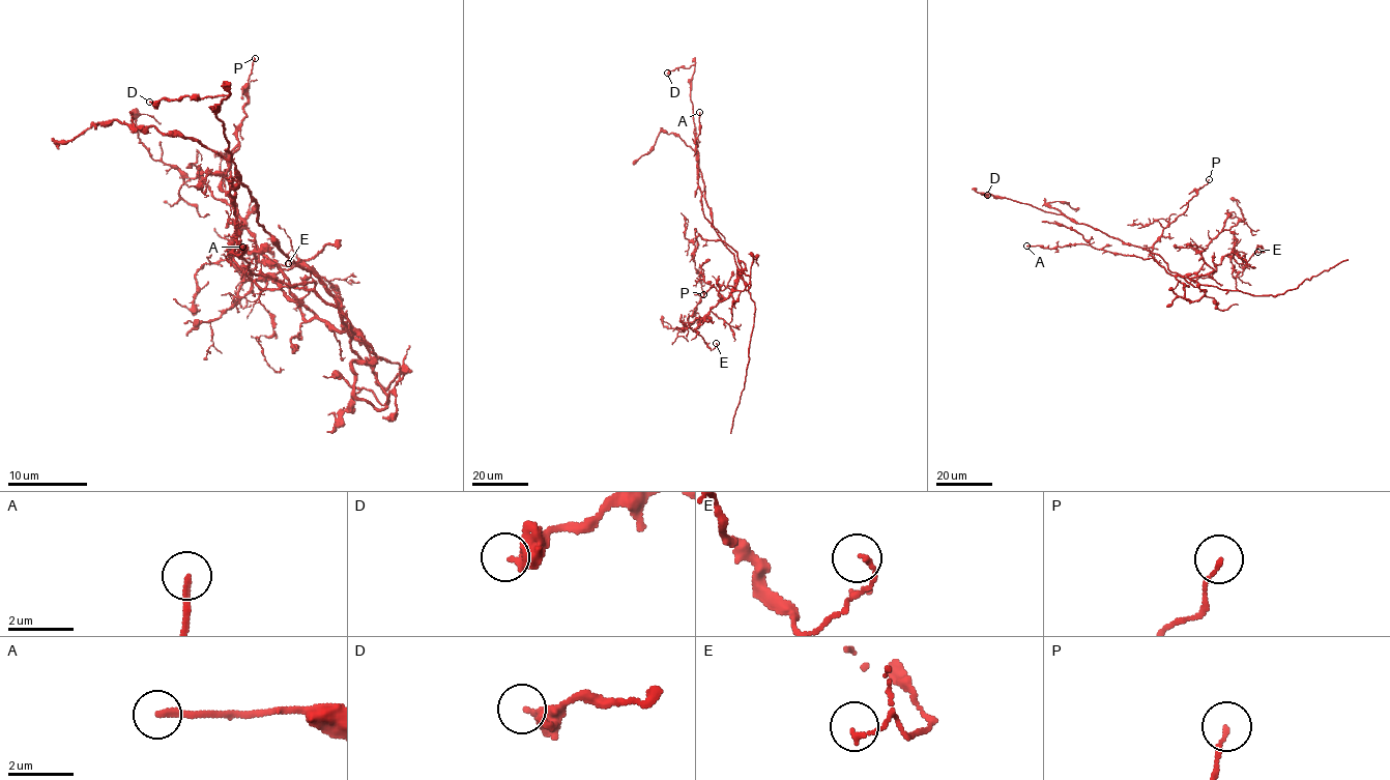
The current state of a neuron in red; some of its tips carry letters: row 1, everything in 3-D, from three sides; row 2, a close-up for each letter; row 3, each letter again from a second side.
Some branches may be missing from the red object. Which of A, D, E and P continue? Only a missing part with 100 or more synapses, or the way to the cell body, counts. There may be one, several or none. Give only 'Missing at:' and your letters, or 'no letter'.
Missing at: no letter

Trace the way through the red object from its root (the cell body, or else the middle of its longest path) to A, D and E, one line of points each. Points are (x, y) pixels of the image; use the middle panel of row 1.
A: (729, 249), (737, 268), (736, 283), (741, 275), (737, 253), (703, 212), (696, 140), (699, 112)
D: (729, 249), (714, 227), (699, 167), (690, 99), (694, 66), (667, 73)
E: (729, 249), (737, 268), (735, 287), (710, 309), (696, 328), (711, 350), (716, 343)

